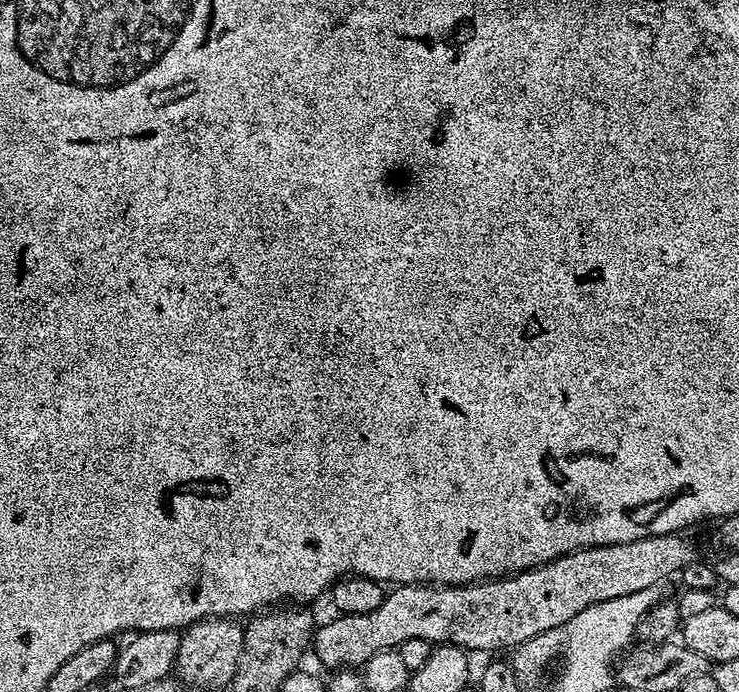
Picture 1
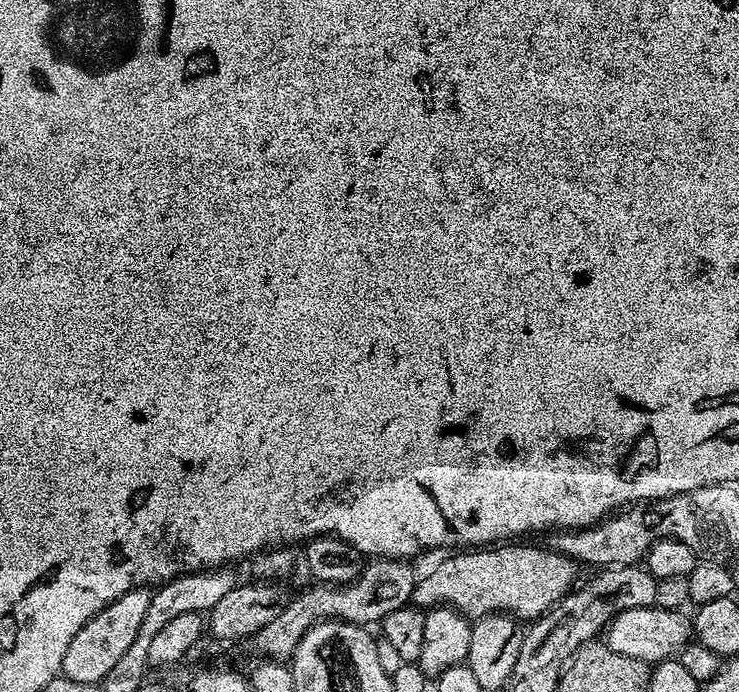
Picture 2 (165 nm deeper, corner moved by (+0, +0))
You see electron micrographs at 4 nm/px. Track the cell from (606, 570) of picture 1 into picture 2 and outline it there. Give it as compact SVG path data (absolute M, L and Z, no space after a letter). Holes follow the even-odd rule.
M504 542L499 546L484 546L479 550L460 550L449 560L444 560L433 572L428 572L416 581L416 588L412 591L411 603L421 610L437 606L450 606L456 612L469 618L489 616L495 612L506 612L515 616L521 622L539 620L546 615L559 600L564 599L572 591L576 580L577 561L554 552L547 546L531 548L528 542Z

